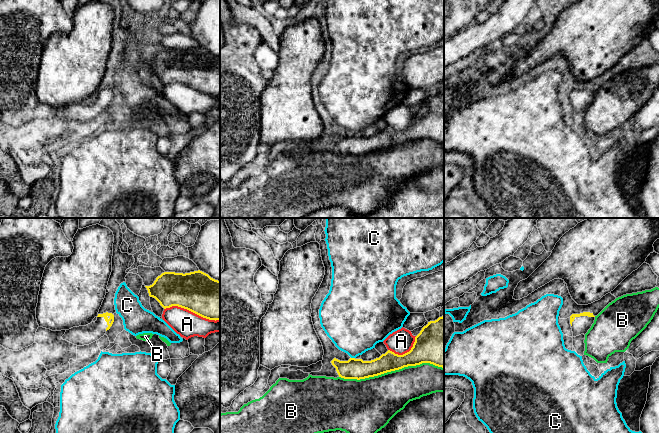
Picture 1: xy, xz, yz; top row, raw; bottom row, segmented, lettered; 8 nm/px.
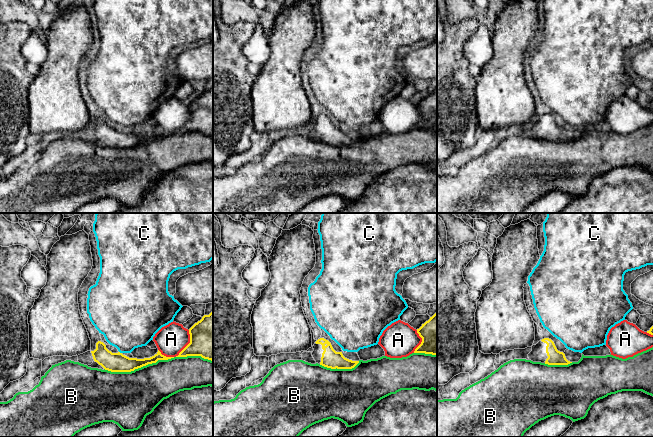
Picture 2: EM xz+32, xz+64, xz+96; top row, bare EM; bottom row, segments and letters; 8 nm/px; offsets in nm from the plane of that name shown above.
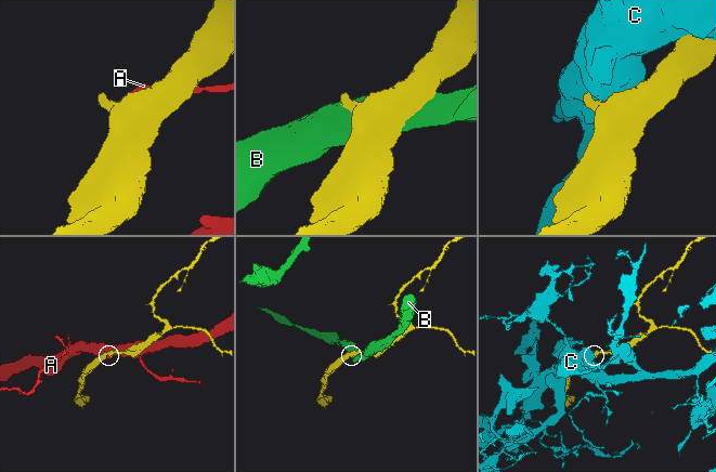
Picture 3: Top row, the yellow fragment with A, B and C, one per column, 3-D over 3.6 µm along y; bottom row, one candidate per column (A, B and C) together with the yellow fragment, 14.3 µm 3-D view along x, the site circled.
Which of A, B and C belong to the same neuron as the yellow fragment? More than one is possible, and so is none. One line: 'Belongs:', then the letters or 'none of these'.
Belongs: none of these

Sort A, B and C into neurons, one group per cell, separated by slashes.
A / B / C

